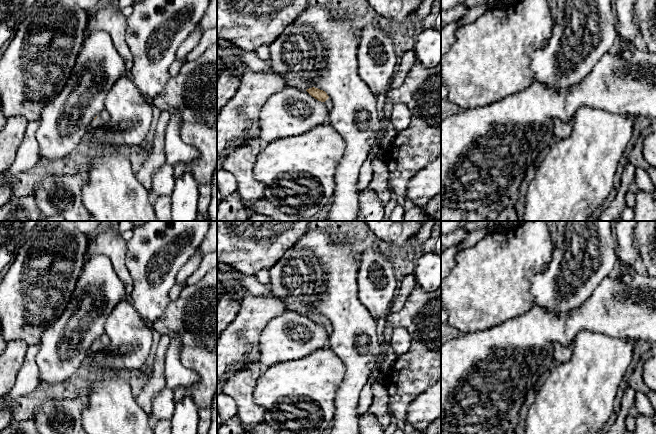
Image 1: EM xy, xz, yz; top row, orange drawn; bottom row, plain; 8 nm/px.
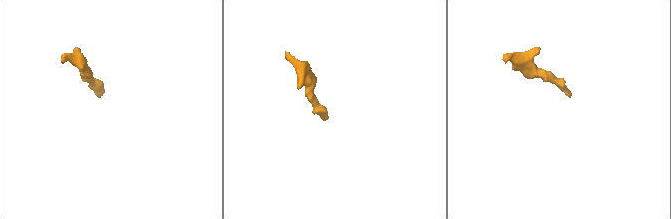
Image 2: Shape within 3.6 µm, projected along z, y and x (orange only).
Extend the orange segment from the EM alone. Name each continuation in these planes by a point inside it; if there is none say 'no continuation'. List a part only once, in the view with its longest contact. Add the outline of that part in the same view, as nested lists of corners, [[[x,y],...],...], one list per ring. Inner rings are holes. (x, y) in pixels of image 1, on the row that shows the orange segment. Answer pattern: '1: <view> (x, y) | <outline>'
1: xy (103, 117) | [[[103,110],[95,120],[92,121],[90,128],[97,128],[99,126],[103,126],[104,124],[106,124],[110,119],[110,116],[108,114],[108,112],[105,110]]]

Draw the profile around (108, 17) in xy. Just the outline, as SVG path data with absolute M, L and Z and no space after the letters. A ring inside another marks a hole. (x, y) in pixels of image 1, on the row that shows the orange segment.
M102 0L96 13L89 18L89 30L107 31L115 48L125 61L125 74L132 68L132 55L126 43L127 21L121 9L110 0Z

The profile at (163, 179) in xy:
M165 164L160 167L153 175L152 191L154 197L171 196L174 190L174 167Z

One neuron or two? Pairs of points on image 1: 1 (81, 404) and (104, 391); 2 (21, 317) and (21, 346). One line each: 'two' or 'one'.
1: two
2: two

